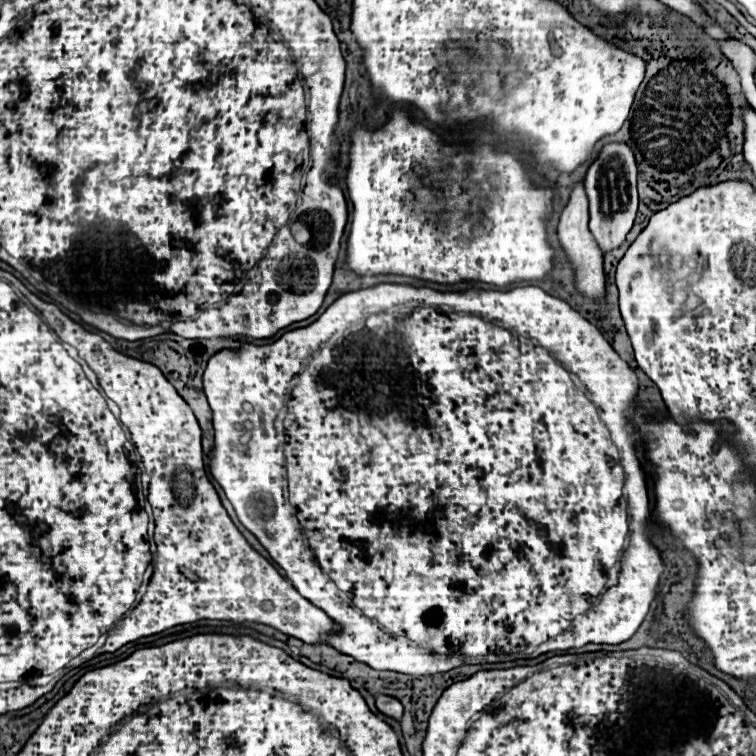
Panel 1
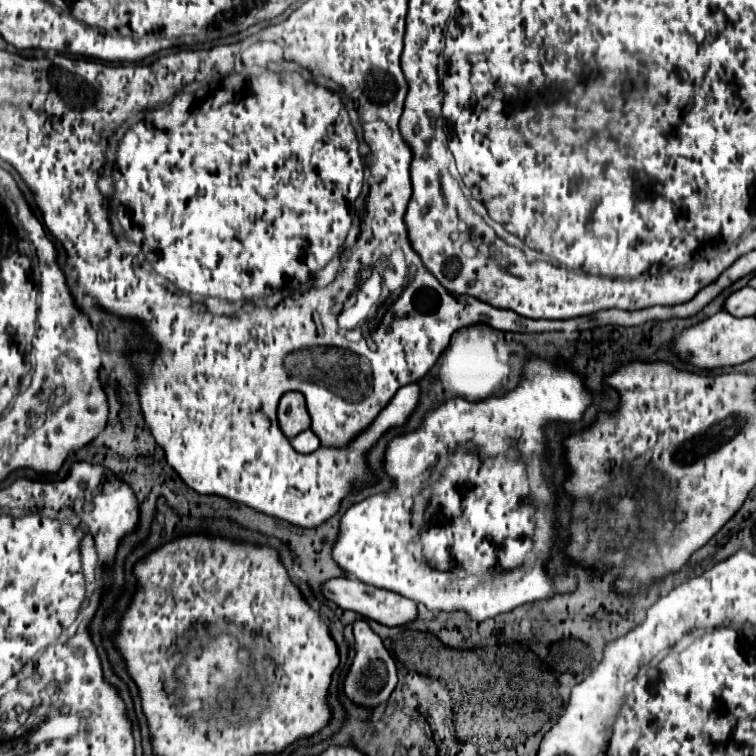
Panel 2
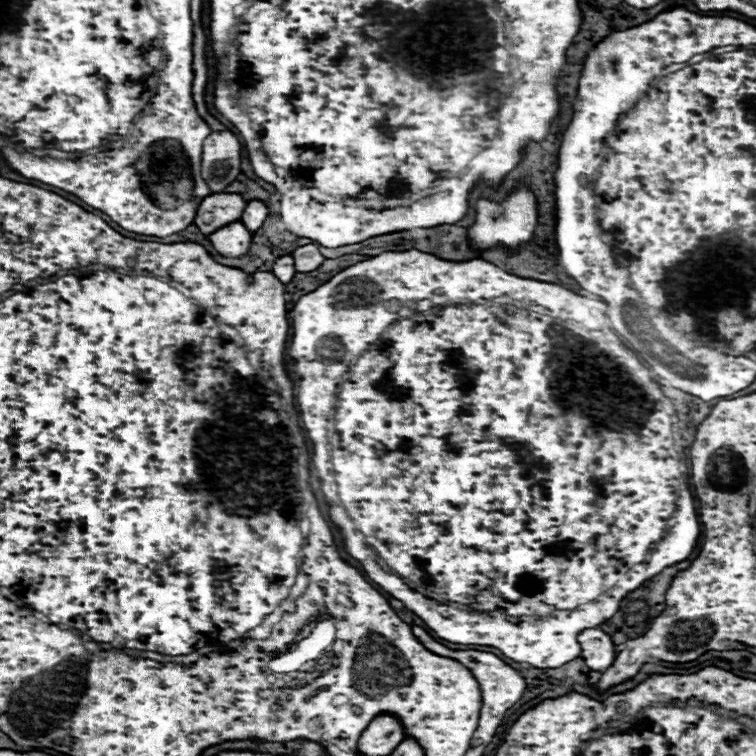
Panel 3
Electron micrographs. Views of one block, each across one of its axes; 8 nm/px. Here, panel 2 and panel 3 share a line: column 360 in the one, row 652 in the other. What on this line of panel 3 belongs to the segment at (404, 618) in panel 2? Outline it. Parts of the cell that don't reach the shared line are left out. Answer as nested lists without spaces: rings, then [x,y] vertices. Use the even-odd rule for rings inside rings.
[[[600,628],[580,632],[578,642],[580,642],[580,648],[582,648],[582,658],[584,658],[584,662],[590,670],[604,672],[614,664],[614,658],[616,658],[614,642]]]

